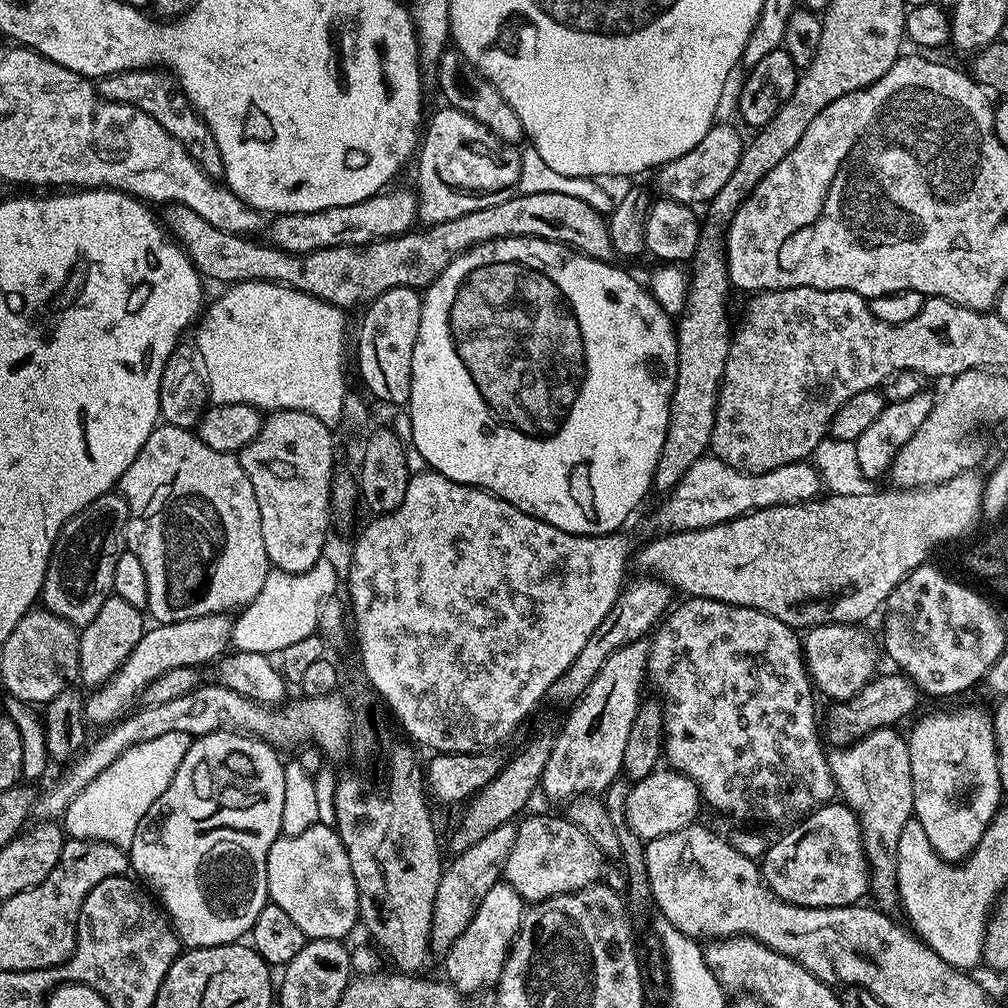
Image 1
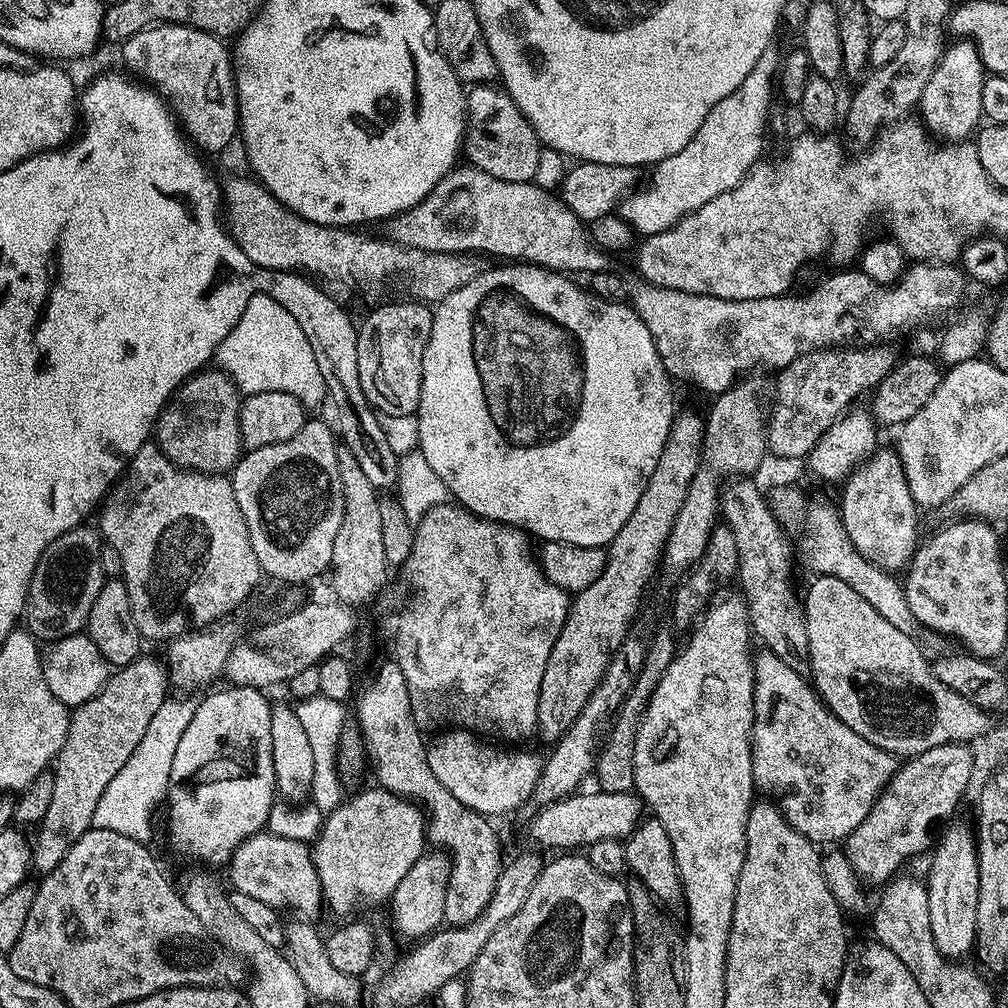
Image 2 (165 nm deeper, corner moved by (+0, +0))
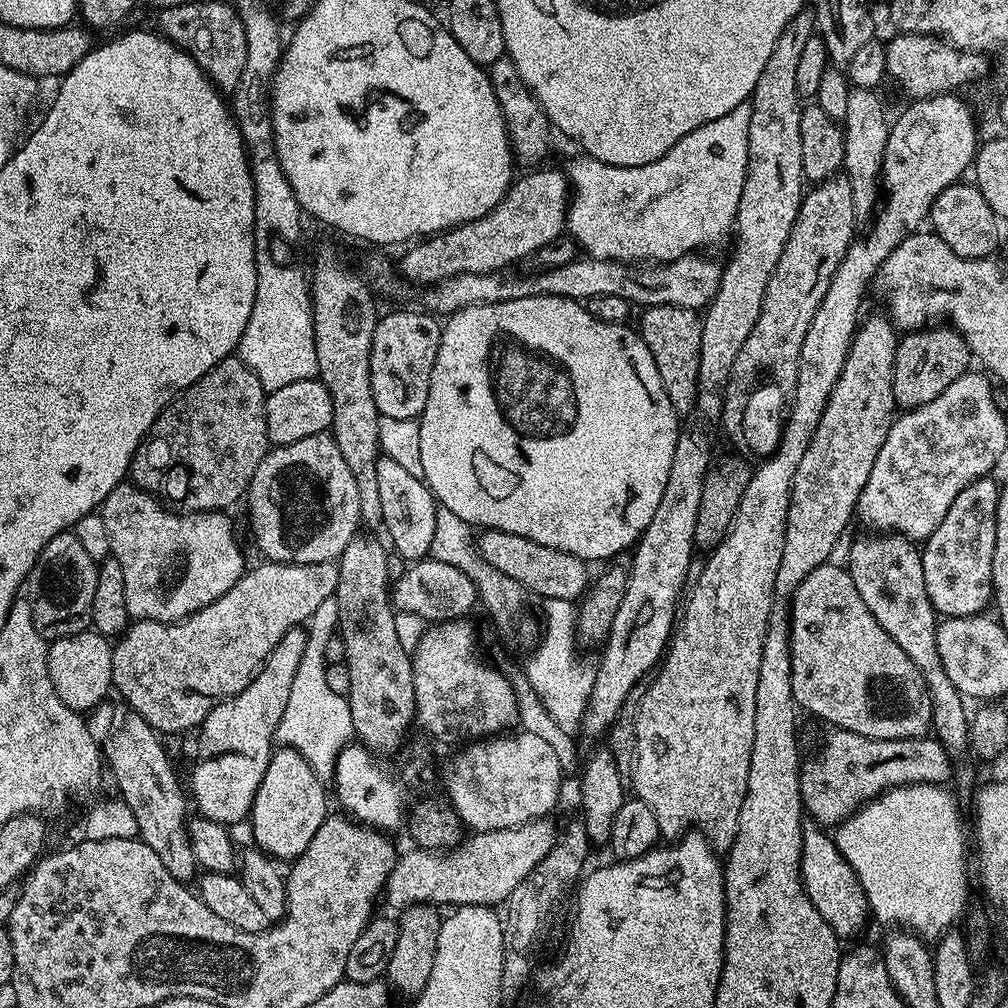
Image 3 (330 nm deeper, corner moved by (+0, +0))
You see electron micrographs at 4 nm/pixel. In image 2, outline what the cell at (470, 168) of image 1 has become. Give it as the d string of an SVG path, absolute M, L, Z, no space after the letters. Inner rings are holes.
M476 86L467 93L463 155L468 155L469 165L499 180L523 184L535 181L542 149L538 134L508 93L494 89L492 86Z

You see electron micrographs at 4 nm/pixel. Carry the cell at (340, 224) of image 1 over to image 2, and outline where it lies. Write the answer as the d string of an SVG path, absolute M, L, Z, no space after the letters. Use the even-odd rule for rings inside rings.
M461 166L453 167L451 172L446 173L443 178L436 183L434 188L420 202L413 205L412 208L405 209L404 212L398 212L387 221L388 232L387 235L391 237L397 244L401 244L404 248L417 248L419 252L427 252L435 254L435 252L456 252L455 254L466 254L478 250L480 252L489 252L492 256L500 256L496 258L503 258L508 262L529 262L532 264L540 264L544 268L552 268L555 272L562 272L565 274L577 274L576 272L586 272L586 274L600 273L609 267L608 256L603 243L599 239L595 240L592 237L592 232L587 223L574 212L568 208L563 199L555 191L548 191L540 188L535 182L523 184L522 182L506 182L494 178L490 174L486 174L482 169L475 166Z

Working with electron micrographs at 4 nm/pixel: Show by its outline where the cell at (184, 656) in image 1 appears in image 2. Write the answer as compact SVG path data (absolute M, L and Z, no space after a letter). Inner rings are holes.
M140 656L121 665L92 699L71 711L67 736L54 764L53 797L33 849L36 870L44 874L52 872L73 841L91 828L99 798L141 742L151 719L167 700L167 692L165 666L154 658Z

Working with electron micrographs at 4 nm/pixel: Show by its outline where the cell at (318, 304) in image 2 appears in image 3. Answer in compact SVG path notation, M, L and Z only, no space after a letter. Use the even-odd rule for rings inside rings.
M381 455L377 467L378 498L381 499L382 528L385 528L393 551L406 562L425 559L434 538L438 501L422 478L413 477L392 458Z

